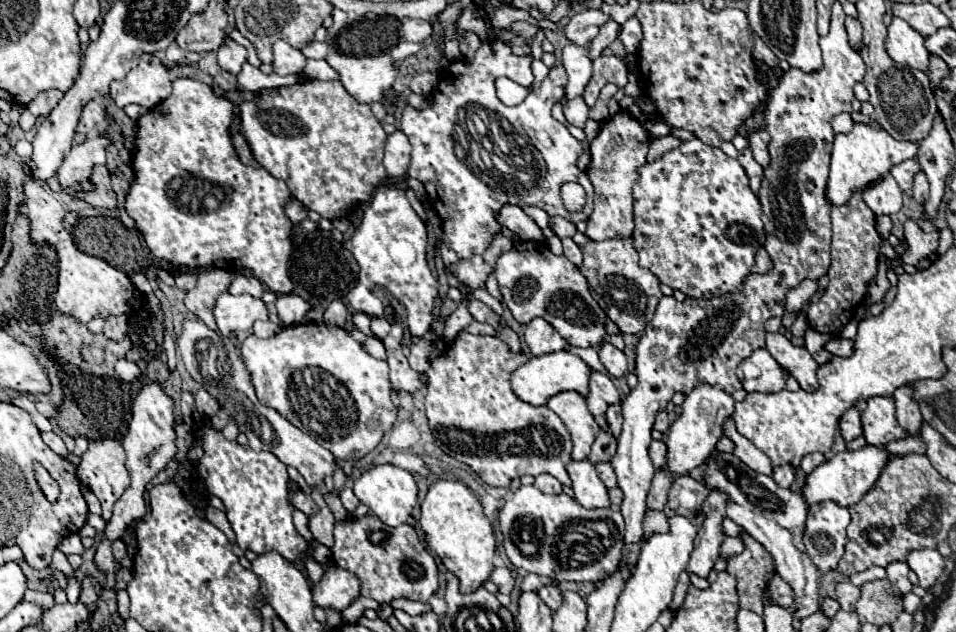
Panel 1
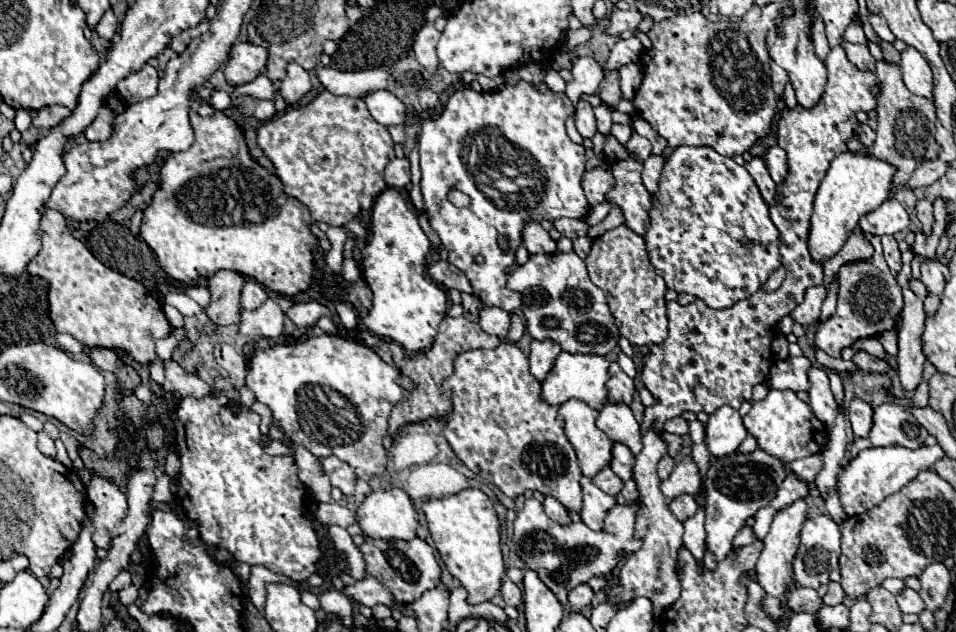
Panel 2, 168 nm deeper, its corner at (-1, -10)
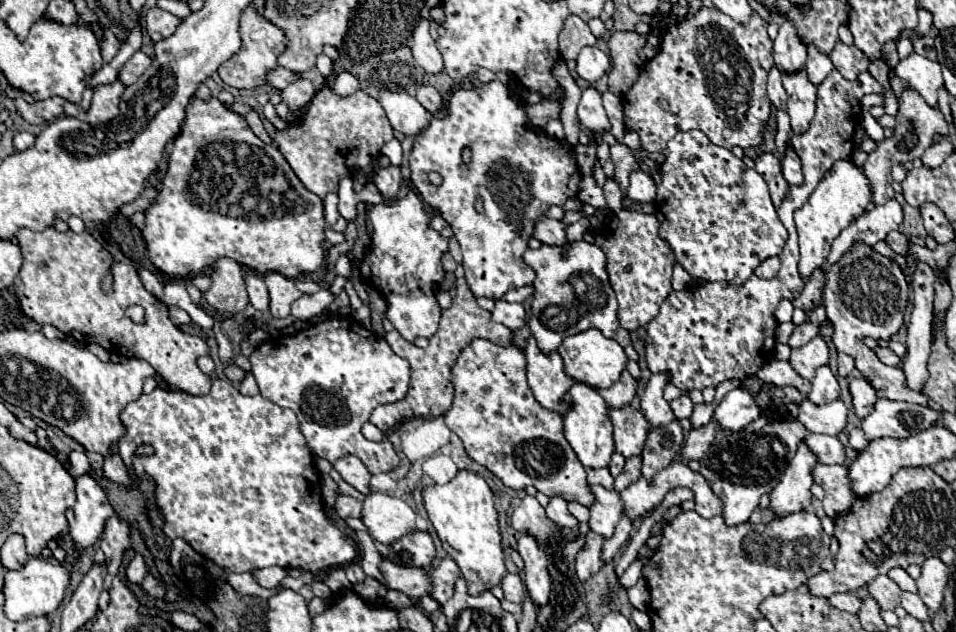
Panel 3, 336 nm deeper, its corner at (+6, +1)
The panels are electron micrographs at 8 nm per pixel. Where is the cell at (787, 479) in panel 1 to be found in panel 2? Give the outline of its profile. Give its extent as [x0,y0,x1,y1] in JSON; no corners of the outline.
[790,452,824,480]

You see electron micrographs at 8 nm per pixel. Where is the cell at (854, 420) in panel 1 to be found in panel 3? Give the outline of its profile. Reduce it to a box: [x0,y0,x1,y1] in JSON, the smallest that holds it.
[849,379,877,419]

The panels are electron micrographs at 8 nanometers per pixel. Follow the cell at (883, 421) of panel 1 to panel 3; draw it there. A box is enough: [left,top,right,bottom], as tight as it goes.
[861,399,937,441]

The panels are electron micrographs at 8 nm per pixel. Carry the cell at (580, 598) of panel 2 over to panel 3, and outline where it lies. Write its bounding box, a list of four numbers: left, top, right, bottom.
[575,533,603,581]

